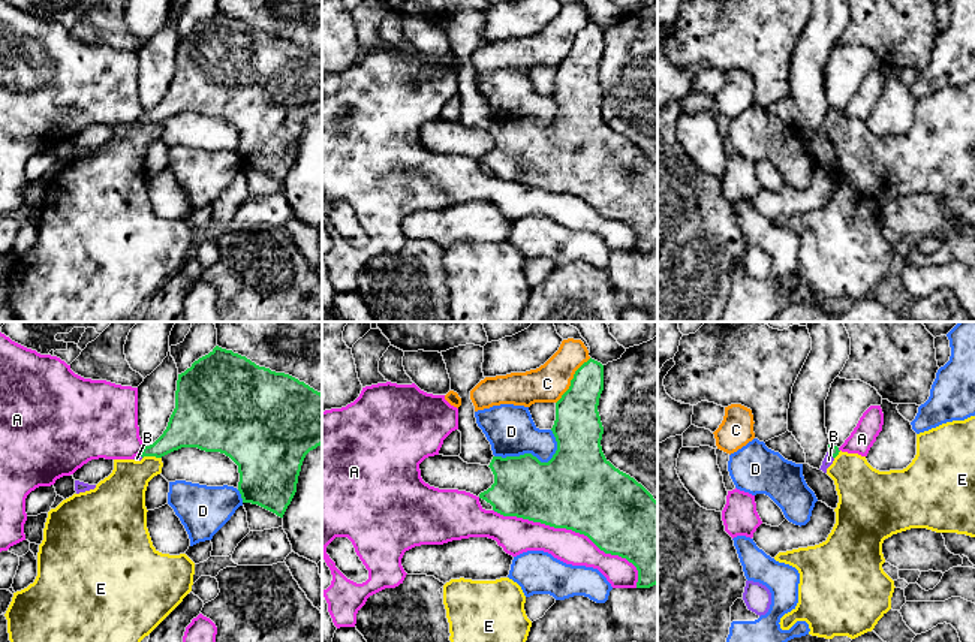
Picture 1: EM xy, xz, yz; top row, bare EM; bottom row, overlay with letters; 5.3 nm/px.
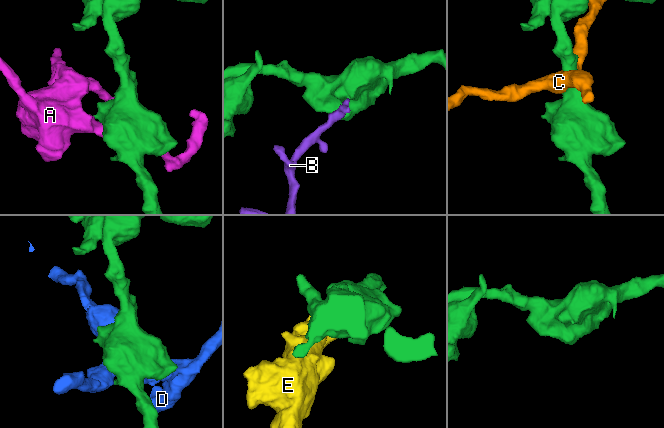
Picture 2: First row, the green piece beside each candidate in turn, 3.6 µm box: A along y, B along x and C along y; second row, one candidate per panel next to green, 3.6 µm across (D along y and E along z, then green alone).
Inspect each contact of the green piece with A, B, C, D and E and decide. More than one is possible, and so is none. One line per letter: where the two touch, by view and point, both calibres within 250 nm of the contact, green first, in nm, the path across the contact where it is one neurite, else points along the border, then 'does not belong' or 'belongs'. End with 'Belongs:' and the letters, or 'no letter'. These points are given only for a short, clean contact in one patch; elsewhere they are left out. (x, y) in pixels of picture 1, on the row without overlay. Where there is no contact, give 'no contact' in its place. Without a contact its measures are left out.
A: meets green in xz at (574, 195); 440 nm thick on the green side, 180 nm on the other; does not belong
B: meets green in yz at (830, 118); 60 nm thick on the green side, 50 nm on the other; runs through yz (833, 115), (830, 118), (828, 124); belongs
C: meets green in xz at (571, 45); 240 nm thick on the green side, 200 nm on the other; does not belong
D: meets green in xz at (530, 118); 340 nm thick on the green side, 260 nm on the other; does not belong
E: meets green in xy at (152, 120); 220 nm thick on the green side, 240 nm on the other; does not belong
Belongs: B

